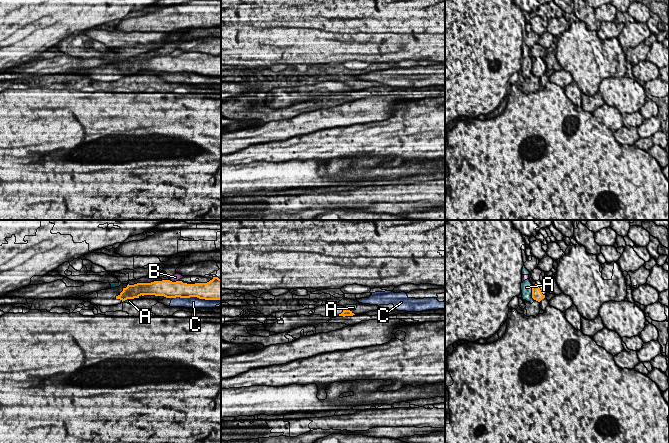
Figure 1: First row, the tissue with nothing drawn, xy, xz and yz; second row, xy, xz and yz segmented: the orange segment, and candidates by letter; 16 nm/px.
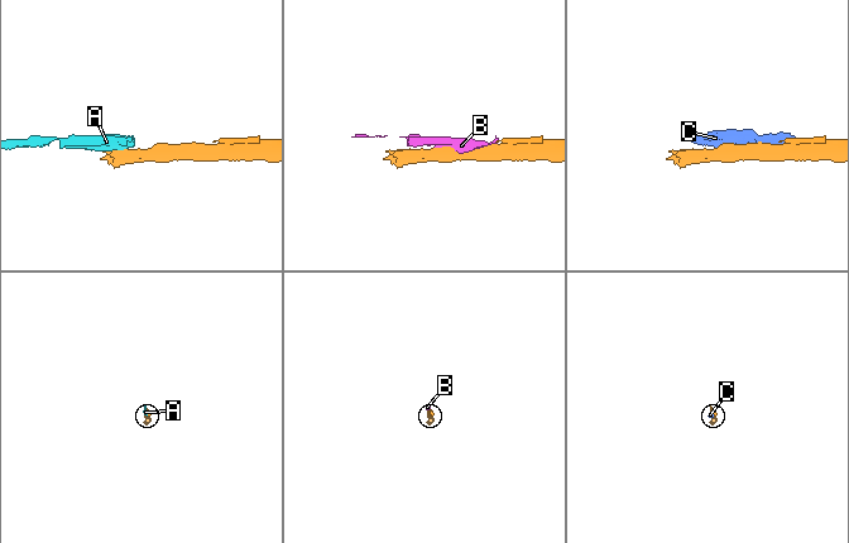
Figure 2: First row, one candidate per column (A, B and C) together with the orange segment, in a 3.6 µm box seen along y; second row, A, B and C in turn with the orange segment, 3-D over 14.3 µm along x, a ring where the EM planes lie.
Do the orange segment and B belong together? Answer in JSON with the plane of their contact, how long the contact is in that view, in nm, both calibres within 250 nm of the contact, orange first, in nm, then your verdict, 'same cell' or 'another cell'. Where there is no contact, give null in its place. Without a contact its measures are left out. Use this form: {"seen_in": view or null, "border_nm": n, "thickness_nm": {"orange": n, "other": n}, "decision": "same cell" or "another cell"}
{"seen_in": "xy", "border_nm": 110, "thickness_nm": {"orange": 280, "other": 120}, "decision": "another cell"}

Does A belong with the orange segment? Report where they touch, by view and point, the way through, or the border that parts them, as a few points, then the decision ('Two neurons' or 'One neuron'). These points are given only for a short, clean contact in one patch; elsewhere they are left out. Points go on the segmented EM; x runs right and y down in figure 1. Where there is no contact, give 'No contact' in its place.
Touches orange at yz (532, 292). Boundary: yz (532, 285), (532, 297), (534, 299). Two neurons

